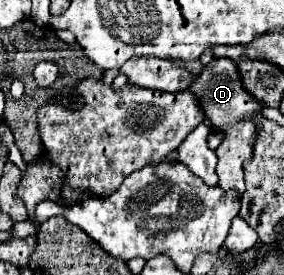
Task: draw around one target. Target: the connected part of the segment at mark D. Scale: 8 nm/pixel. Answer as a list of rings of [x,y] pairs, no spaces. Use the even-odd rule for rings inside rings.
[[[215,57],[207,63],[201,73],[189,85],[189,91],[197,97],[199,107],[205,113],[205,119],[211,121],[211,129],[223,137],[221,145],[215,149],[217,161],[217,175],[221,189],[237,189],[239,193],[245,191],[243,181],[243,163],[253,157],[253,143],[259,137],[259,125],[263,119],[265,103],[257,101],[245,87],[237,63],[227,57]],[[251,115],[251,117],[245,117]]]

